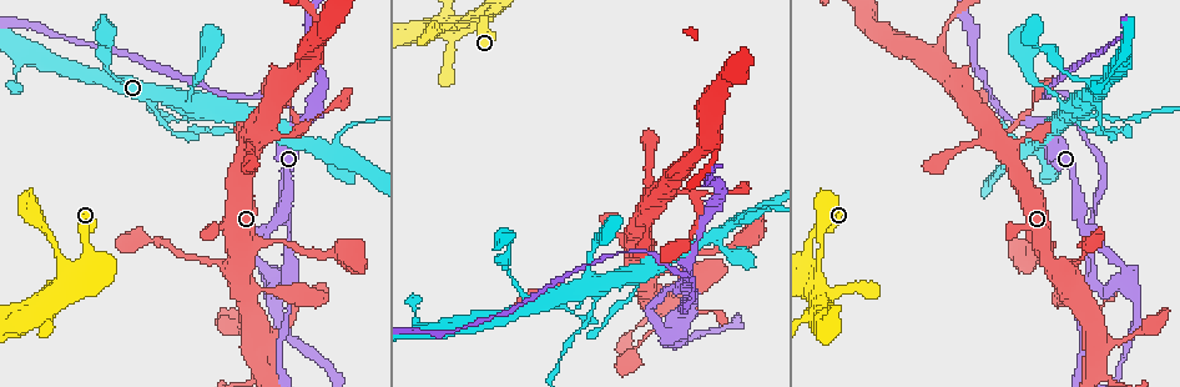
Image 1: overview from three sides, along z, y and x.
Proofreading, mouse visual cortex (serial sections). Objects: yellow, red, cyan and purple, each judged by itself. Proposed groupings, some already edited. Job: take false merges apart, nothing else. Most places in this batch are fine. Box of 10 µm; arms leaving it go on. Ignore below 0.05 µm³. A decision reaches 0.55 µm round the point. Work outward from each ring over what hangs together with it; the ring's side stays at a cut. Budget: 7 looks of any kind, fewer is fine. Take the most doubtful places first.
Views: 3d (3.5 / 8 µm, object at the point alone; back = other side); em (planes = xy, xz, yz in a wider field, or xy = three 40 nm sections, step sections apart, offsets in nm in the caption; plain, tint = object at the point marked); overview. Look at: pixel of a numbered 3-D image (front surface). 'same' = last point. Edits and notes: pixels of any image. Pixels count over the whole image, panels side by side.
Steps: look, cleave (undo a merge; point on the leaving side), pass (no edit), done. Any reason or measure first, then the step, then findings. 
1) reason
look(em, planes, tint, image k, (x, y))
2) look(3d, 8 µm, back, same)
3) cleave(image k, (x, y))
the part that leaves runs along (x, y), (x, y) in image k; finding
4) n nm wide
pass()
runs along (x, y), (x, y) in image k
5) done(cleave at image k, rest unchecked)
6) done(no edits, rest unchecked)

four-way junction
look(3d, 3.5 µm, image 1, (45, 300))

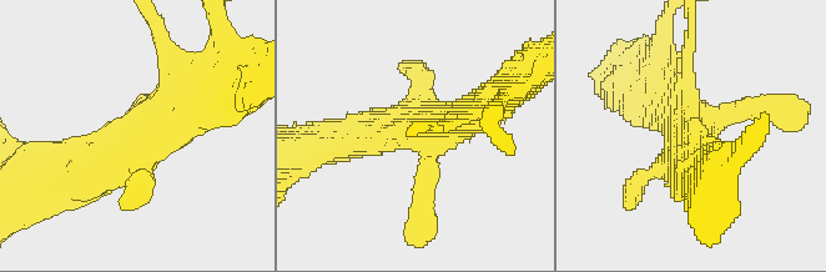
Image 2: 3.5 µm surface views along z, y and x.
pass()
runs along (204, 100), (185, 100), (66, 180) in image 2; one cell here

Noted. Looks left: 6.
calibre changes
look(3d, 8 µm, image 1, (1069, 106))

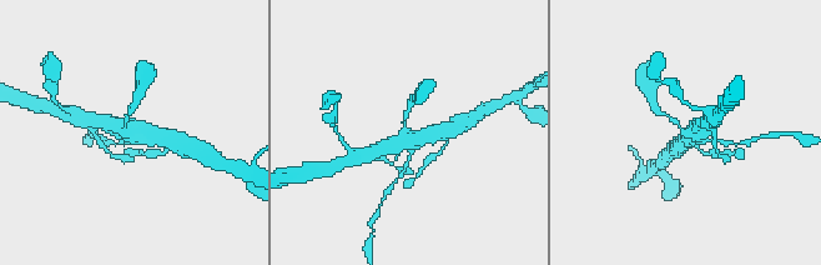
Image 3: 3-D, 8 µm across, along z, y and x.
need the tissue
look(em, xy, step 5, tint, same)

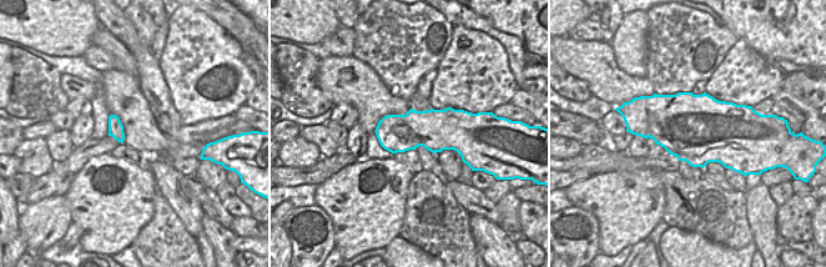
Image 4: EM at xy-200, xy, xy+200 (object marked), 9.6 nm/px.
pass()
all the same cell

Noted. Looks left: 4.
thick turns thin
look(3d, 8 µm, image 1, (291, 283))

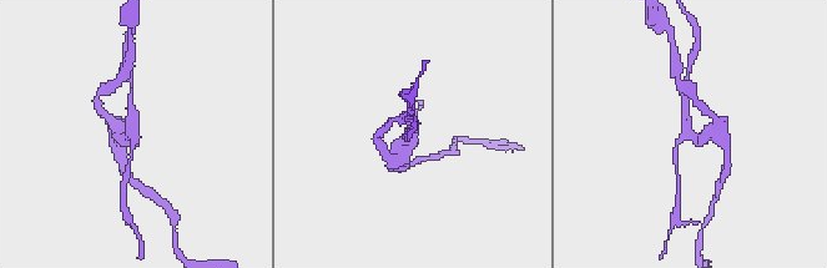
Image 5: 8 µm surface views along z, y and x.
arms of 150, 450 nm; now the EM
look(em, xy, step 2, tint, same)

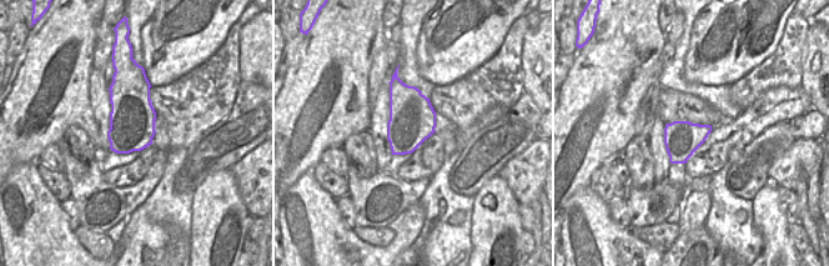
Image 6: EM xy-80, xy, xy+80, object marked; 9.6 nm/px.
cleave(image 5, (132, 120))
the part that leaves runs along (684, 76), (699, 44), (696, 28) in image 5; a second cell is stuck on

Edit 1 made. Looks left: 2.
done(cleave at image 5, rest unchecked)

